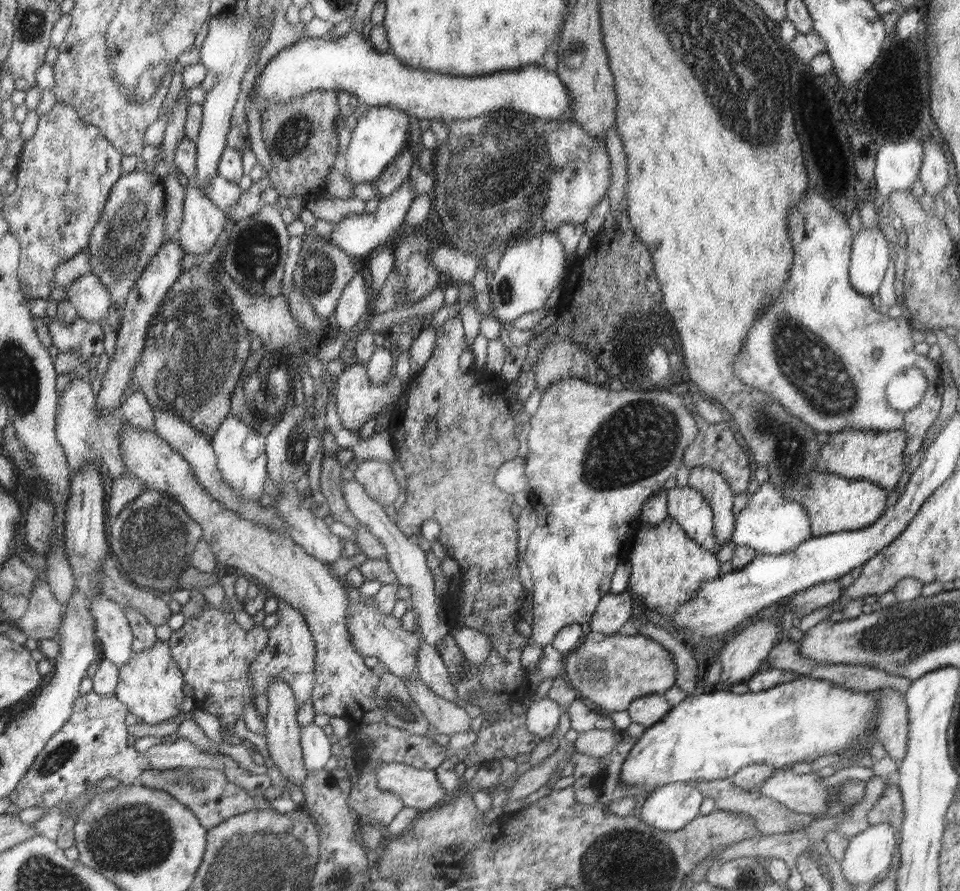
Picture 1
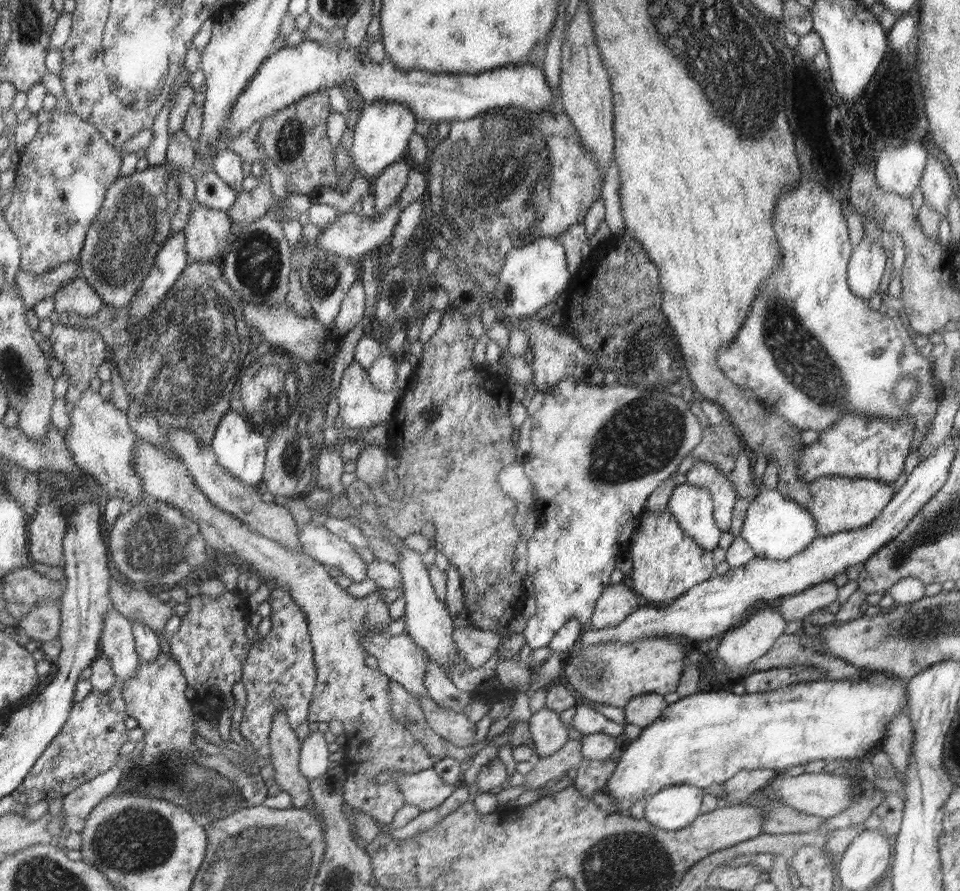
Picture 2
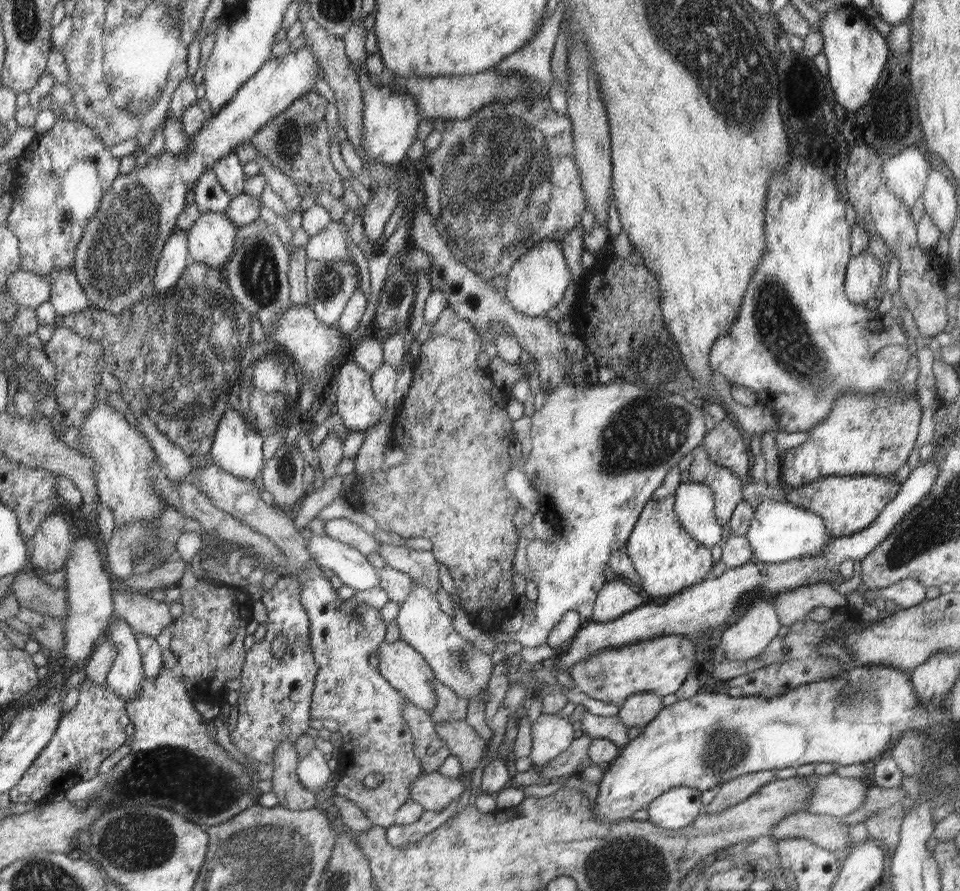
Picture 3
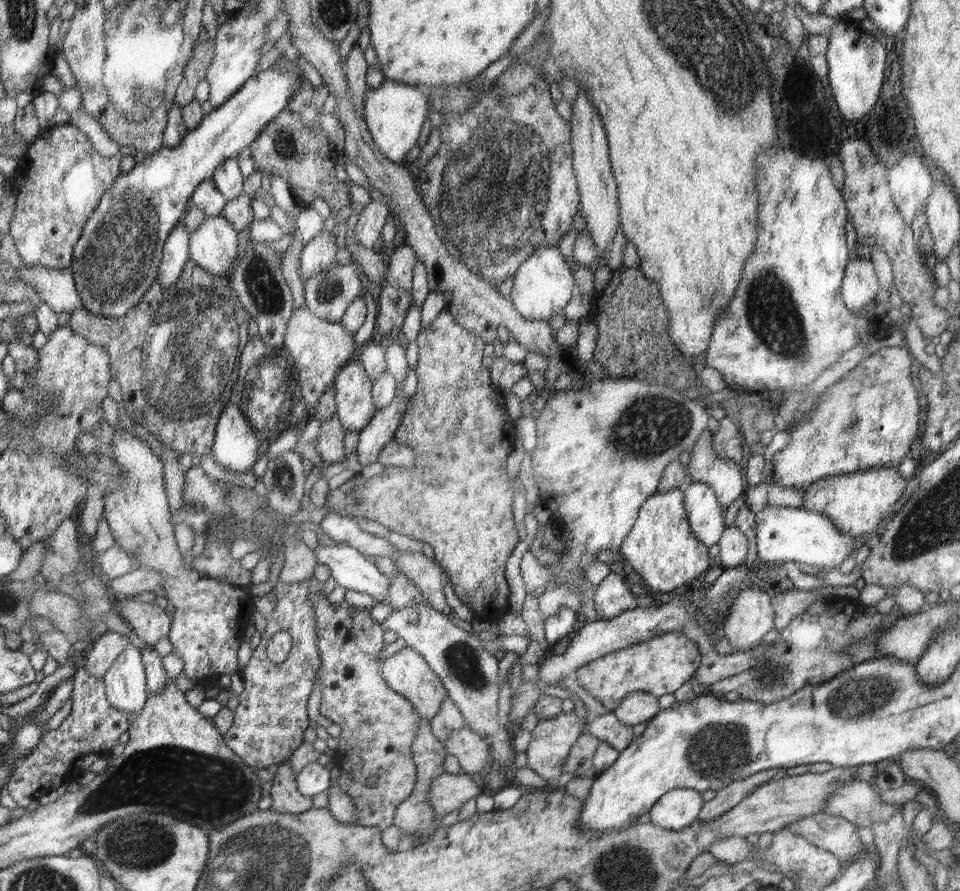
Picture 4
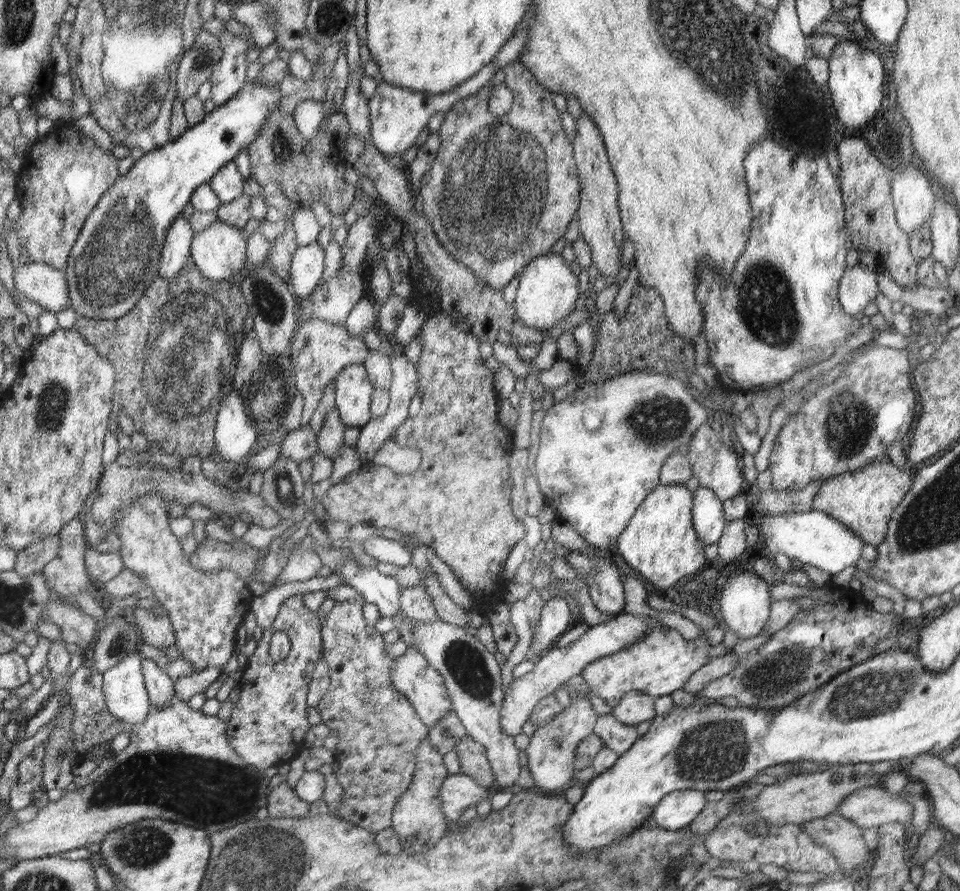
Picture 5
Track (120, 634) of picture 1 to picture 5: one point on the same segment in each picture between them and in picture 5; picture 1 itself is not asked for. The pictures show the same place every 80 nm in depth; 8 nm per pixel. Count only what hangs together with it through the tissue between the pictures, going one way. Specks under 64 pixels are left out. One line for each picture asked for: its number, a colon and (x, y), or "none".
2: (118, 642)
3: (127, 673)
4: (126, 684)
5: (126, 697)

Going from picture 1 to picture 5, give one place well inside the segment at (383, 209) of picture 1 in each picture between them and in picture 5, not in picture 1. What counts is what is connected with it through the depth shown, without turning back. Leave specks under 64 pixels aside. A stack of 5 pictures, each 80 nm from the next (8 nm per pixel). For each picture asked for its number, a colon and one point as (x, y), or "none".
2: (349, 236)
3: (330, 244)
4: (319, 254)
5: (307, 269)

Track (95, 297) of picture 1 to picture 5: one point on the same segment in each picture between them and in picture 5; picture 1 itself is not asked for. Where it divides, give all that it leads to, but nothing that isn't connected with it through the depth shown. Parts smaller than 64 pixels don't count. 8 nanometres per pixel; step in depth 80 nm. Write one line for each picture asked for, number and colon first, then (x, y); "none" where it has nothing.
2: (76, 295)
3: (66, 294)
4: (56, 288)
5: (39, 283)

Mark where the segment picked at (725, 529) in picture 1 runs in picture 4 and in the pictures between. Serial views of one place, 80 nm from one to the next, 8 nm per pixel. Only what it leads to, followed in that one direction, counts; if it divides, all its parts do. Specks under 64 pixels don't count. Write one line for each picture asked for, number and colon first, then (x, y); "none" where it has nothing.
2: (703, 474)
3: (726, 485)
4: (706, 466)

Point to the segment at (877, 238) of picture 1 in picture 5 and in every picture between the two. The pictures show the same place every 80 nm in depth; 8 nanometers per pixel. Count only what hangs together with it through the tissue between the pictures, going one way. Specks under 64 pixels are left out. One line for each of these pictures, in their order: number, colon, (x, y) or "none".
2: (869, 259)
3: (864, 275)
4: (858, 290)
5: (859, 285)

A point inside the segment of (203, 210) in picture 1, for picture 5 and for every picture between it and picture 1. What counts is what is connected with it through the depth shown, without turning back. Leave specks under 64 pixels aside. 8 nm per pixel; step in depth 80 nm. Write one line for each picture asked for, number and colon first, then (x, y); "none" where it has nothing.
2: (206, 233)
3: (211, 239)
4: (214, 245)
5: (219, 251)

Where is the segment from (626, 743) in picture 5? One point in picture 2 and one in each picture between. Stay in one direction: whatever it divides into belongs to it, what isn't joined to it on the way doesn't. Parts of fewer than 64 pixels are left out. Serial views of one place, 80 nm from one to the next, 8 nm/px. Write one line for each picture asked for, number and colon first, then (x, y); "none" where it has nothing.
2: (586, 720)
3: (611, 728)
4: (606, 728)

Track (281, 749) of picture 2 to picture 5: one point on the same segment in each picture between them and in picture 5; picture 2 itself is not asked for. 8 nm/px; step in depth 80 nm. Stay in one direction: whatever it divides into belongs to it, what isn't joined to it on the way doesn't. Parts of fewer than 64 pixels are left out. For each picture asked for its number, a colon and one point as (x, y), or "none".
3: (293, 795)
4: (285, 798)
5: (283, 802)

